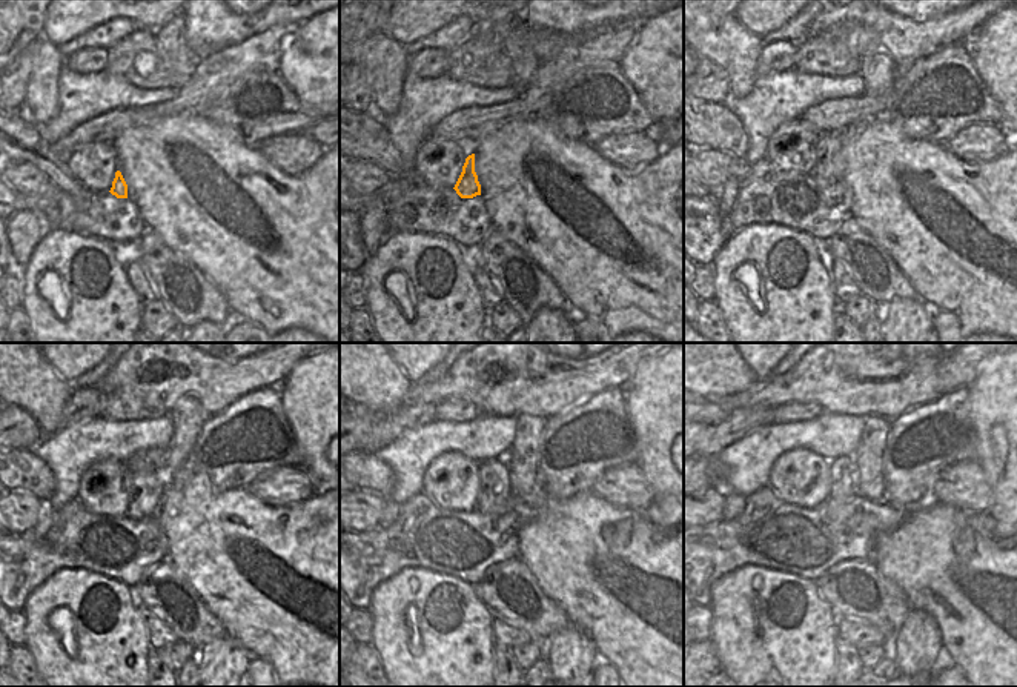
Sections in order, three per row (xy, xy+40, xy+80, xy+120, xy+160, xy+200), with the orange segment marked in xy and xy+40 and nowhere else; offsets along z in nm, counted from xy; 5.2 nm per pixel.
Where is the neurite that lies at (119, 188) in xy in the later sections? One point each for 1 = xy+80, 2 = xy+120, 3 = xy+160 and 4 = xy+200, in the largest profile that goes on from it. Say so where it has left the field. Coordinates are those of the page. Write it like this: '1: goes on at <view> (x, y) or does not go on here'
1: goes on at xy+80 (828, 169)
2: goes on at xy+120 (146, 487)
3: goes on at xy+160 (493, 489)
4: goes on at xy+200 (844, 467)

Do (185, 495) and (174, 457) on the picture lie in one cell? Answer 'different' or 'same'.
different

